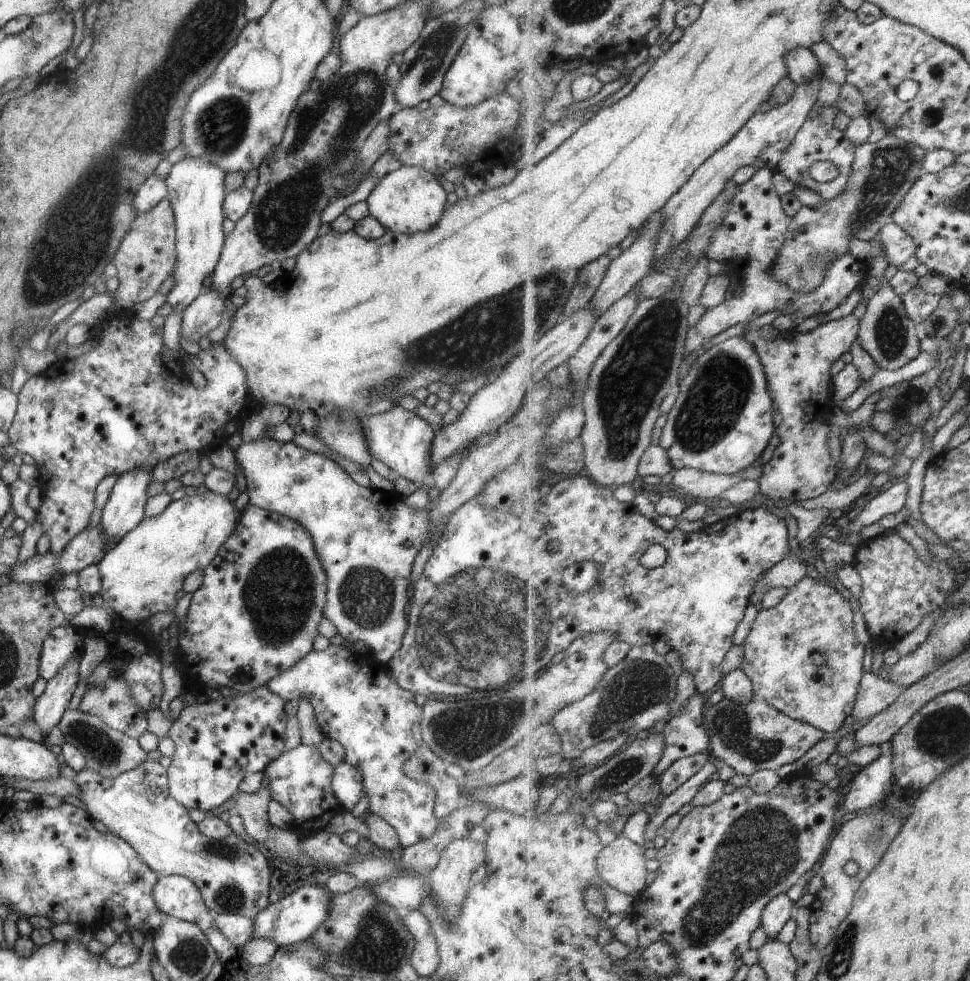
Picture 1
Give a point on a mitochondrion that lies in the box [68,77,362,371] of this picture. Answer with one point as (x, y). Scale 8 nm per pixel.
(219, 128)

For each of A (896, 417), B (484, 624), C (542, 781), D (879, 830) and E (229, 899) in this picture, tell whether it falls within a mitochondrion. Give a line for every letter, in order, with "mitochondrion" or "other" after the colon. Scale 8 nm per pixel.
A: other
B: mitochondrion
C: other
D: mitochondrion
E: mitochondrion

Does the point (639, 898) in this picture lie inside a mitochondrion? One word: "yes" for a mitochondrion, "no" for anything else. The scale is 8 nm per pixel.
no

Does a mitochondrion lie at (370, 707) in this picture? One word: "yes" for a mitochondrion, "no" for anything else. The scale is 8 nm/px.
no

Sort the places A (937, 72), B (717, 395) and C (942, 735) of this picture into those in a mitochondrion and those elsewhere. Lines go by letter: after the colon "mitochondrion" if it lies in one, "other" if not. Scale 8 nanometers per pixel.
A: other
B: mitochondrion
C: mitochondrion

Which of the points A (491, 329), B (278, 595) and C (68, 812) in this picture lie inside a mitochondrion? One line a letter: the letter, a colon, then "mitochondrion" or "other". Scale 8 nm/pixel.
A: mitochondrion
B: mitochondrion
C: other

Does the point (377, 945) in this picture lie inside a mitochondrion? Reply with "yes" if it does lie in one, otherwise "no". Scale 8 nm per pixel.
yes

